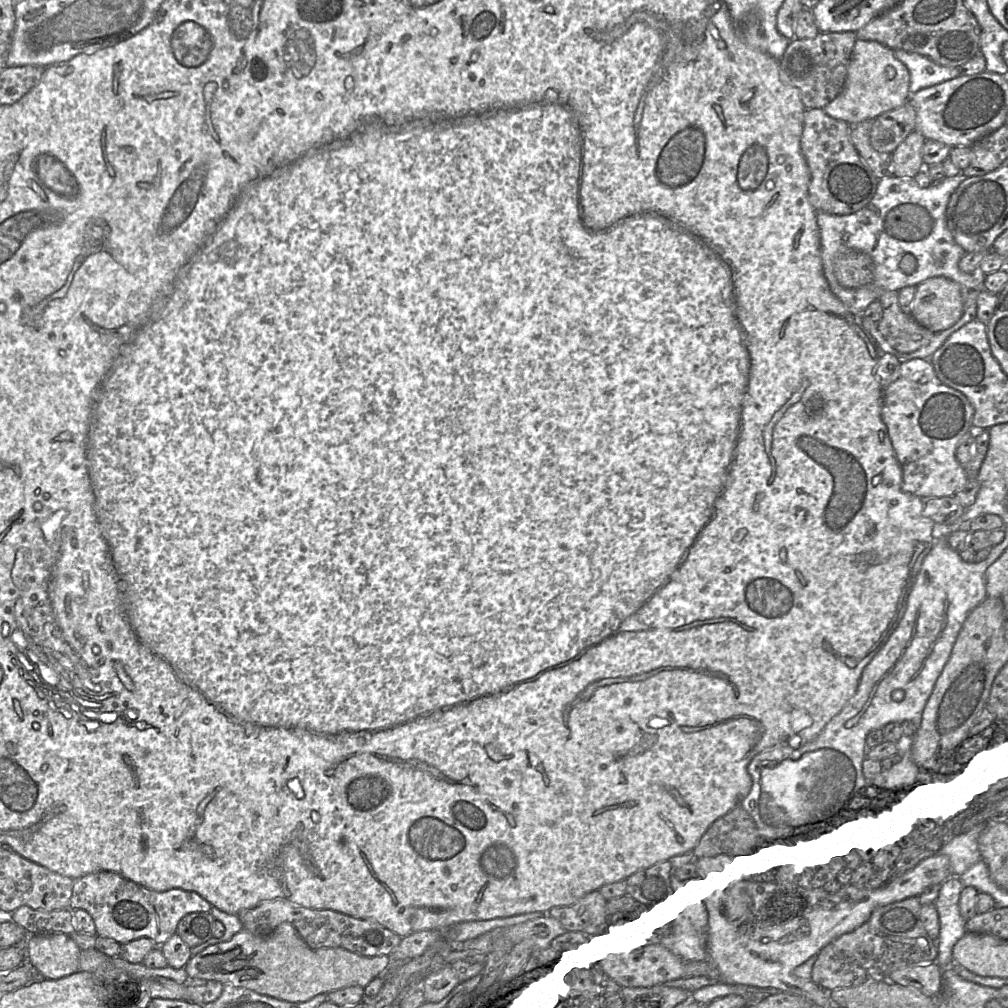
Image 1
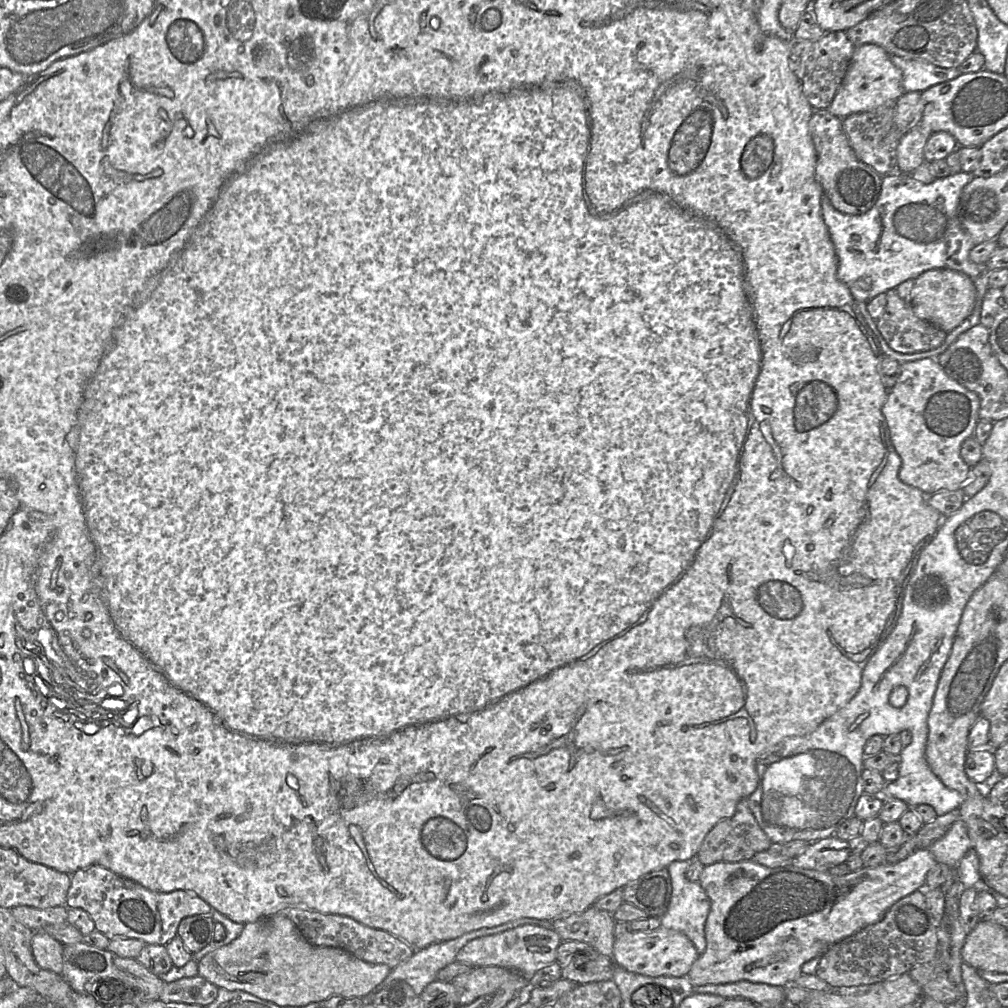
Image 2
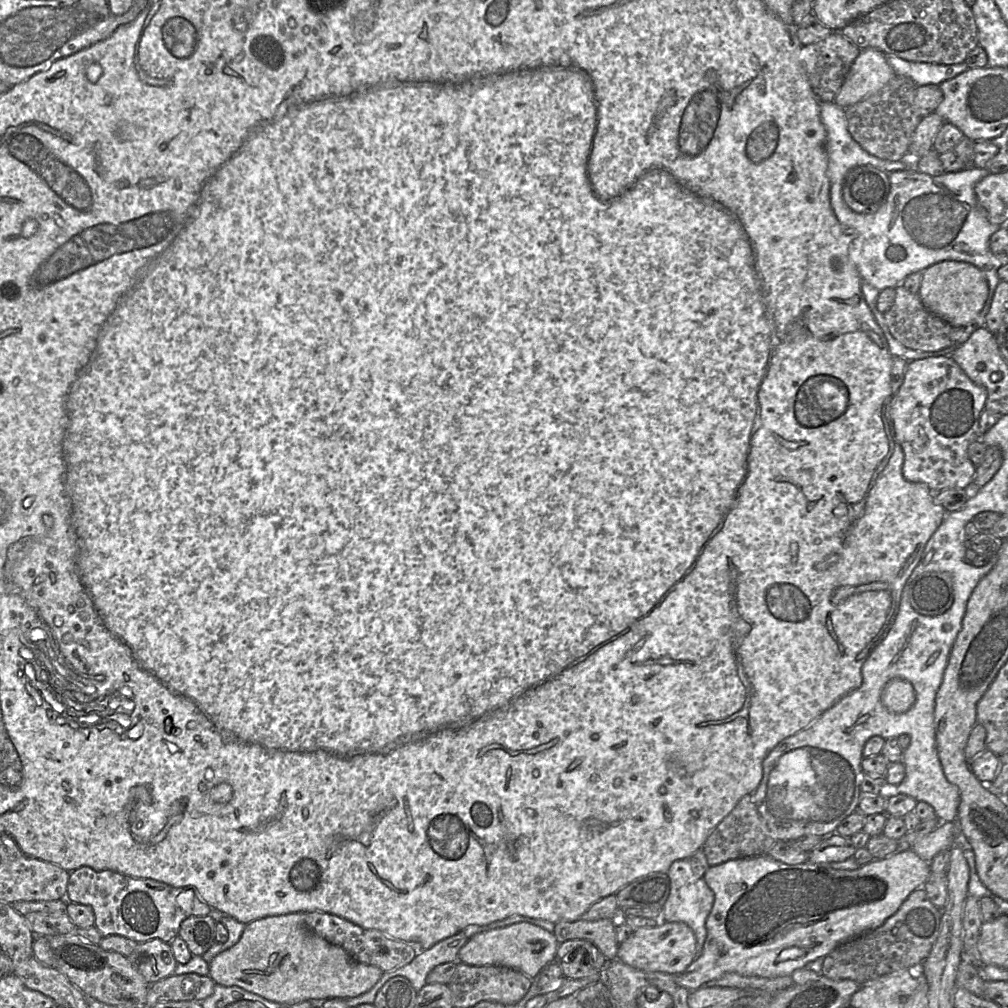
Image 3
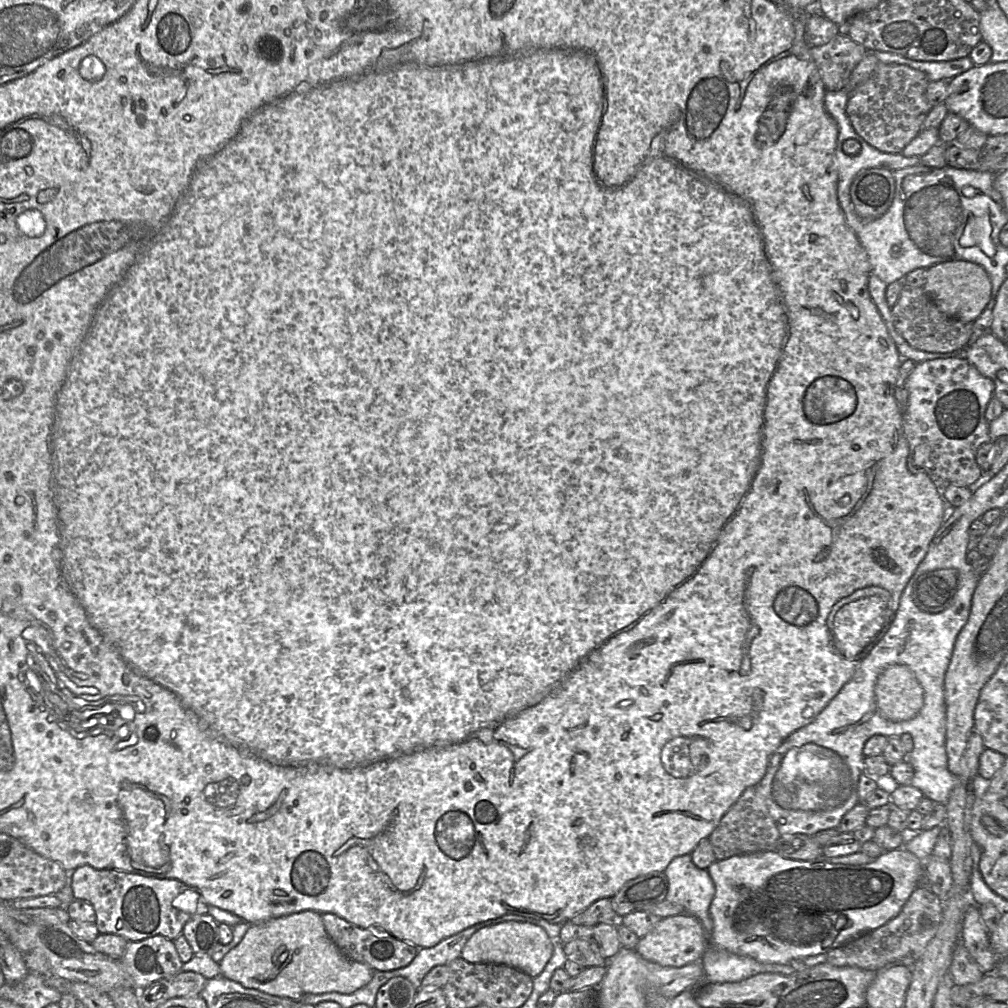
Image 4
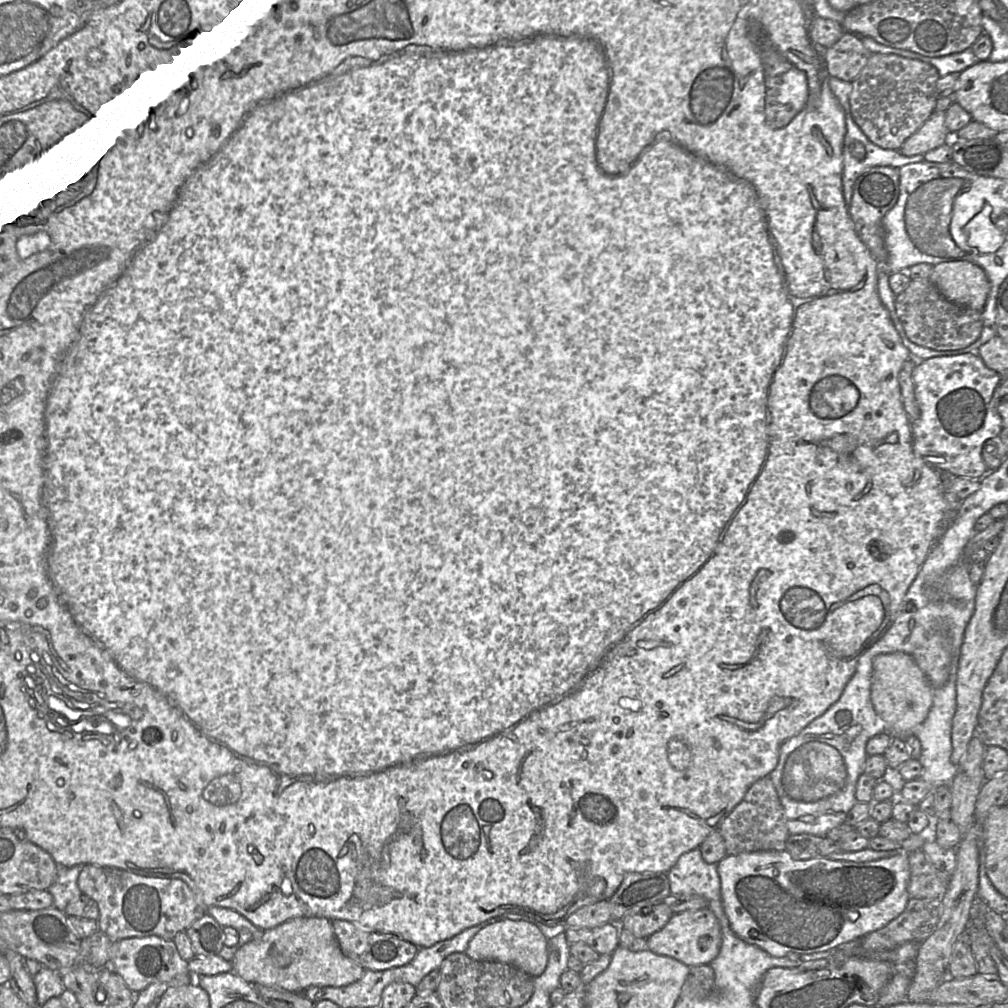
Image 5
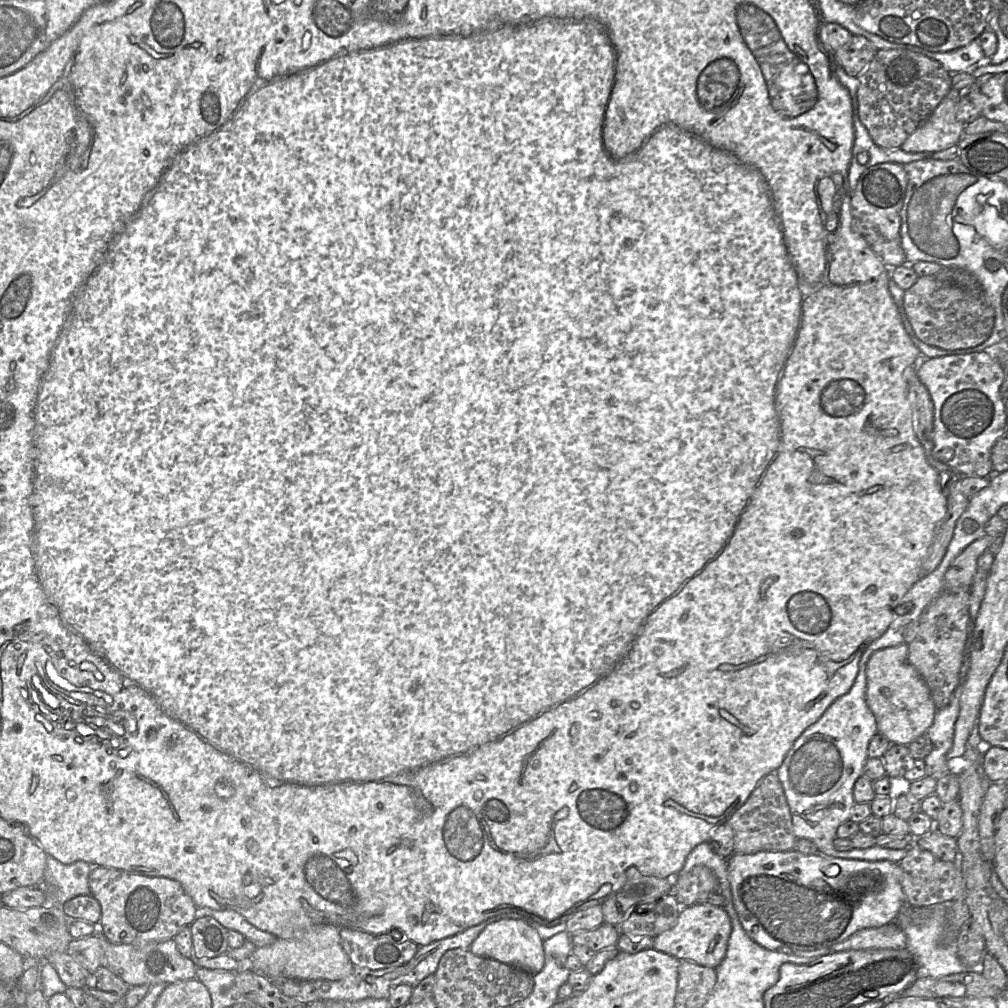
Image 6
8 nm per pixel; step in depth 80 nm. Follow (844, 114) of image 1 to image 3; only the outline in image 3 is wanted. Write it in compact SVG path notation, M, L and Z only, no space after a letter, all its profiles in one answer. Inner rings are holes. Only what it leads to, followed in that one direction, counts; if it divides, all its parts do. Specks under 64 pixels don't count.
M873 48L862 49L834 102L845 109L879 92L895 75L883 52Z

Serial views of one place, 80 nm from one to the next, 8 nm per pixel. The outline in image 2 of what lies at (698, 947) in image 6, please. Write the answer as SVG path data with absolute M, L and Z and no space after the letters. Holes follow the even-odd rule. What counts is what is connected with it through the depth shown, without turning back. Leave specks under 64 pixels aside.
M663 926L653 931L629 932L616 938L612 955L616 966L649 977L686 976L698 957L694 944L684 933Z

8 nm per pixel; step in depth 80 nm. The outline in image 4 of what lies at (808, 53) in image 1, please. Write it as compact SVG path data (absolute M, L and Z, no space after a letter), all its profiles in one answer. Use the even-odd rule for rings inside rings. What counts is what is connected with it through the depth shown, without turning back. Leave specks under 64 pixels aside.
M840 33L824 45L811 47L811 55L825 90L844 88L852 71L867 52L864 46Z

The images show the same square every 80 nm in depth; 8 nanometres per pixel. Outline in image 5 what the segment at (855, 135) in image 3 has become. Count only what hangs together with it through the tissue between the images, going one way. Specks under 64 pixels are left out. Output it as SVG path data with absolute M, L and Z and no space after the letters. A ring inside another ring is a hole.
M873 53L859 75L852 81L850 110L855 123L875 145L899 150L935 111L938 99L936 83L940 75L931 64L893 54Z

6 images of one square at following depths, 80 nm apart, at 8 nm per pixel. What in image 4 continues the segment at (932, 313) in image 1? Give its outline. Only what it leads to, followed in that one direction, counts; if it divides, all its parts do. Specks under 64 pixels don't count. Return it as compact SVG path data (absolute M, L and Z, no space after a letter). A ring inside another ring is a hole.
M948 261L929 267L923 288L943 313L966 323L977 319L991 297L991 281L985 269L968 261Z

